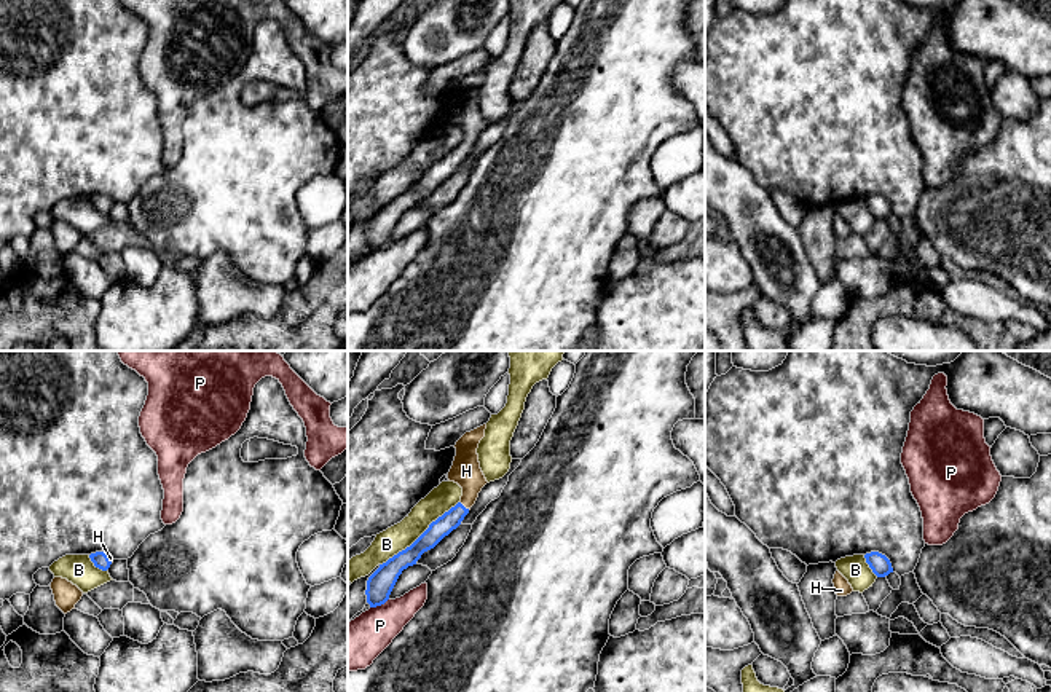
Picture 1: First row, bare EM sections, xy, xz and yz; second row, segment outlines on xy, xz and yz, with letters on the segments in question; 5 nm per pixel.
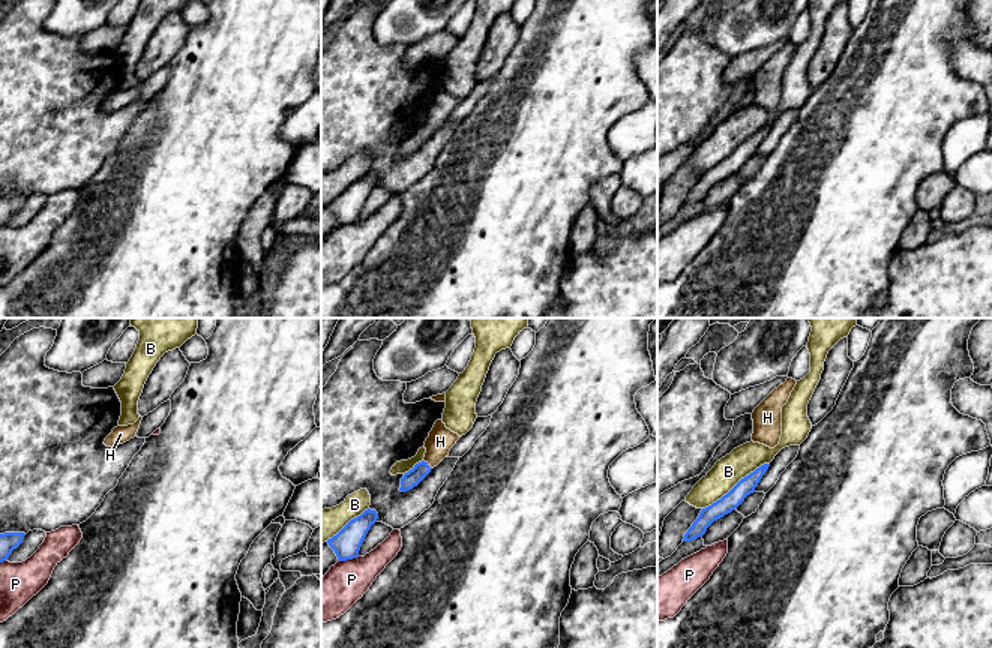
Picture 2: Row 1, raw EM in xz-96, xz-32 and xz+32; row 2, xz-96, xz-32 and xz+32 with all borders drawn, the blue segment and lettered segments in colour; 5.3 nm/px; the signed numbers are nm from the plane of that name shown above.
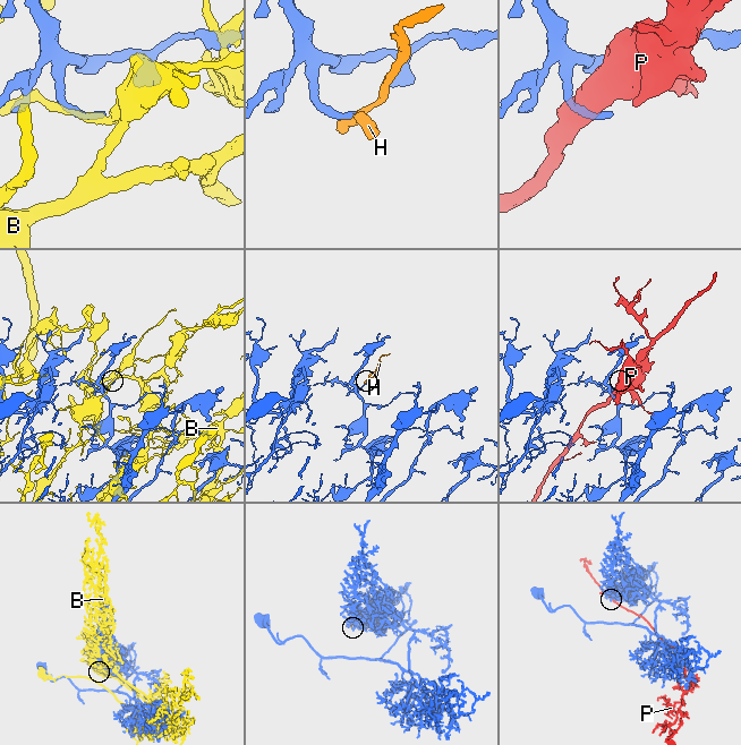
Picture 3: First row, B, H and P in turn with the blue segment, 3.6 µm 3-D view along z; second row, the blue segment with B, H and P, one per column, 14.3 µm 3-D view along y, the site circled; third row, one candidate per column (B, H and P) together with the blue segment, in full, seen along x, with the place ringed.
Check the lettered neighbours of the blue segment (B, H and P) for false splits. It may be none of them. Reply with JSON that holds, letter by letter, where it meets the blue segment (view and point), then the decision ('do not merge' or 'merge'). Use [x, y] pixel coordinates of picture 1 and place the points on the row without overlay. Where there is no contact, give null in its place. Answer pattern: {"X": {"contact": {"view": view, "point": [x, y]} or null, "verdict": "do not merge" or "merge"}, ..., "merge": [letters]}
{"B": {"contact": {"view": "xz", "point": [420, 179]}, "verdict": "do not merge"}, "H": {"contact": {"view": "xz", "point": [463, 149]}, "verdict": "merge"}, "P": {"contact": {"view": "xz", "point": [378, 247]}, "verdict": "do not merge"}, "merge": ["H"]}

